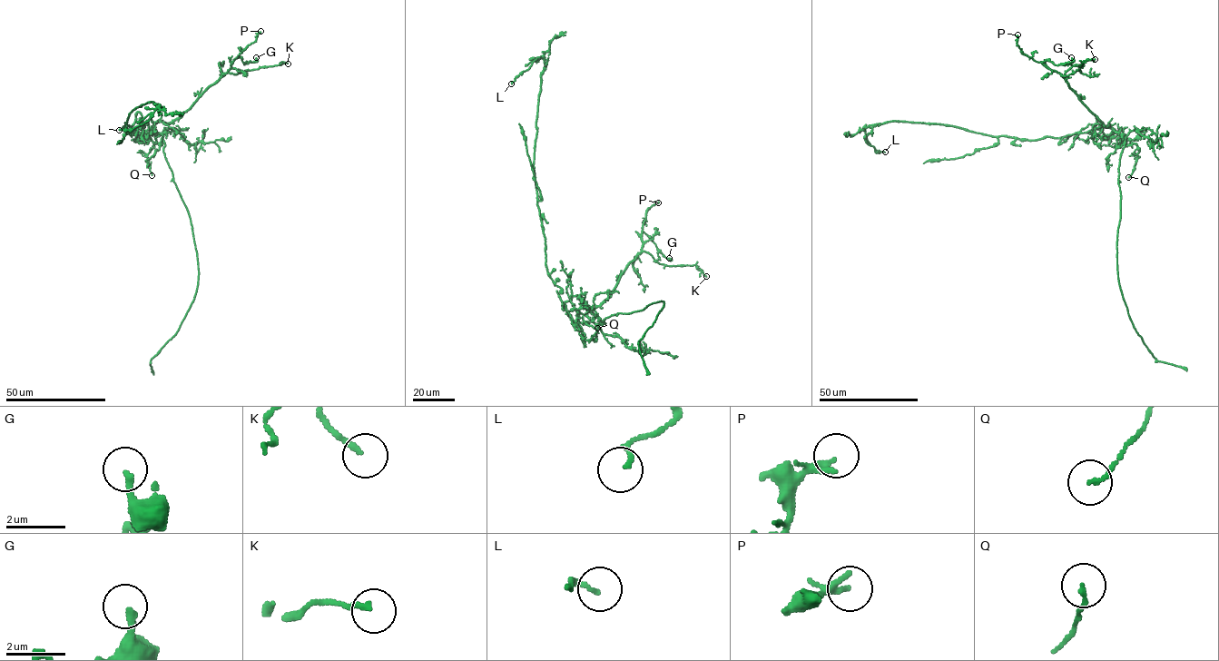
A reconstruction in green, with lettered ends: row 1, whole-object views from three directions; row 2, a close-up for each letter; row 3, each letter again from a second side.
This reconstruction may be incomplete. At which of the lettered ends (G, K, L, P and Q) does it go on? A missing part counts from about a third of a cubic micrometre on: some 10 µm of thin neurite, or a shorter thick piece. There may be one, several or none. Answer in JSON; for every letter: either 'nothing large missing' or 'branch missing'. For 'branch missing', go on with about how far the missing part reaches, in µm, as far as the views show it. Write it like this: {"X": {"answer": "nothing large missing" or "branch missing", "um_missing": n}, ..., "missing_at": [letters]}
{"G": {"answer": "nothing large missing"}, "K": {"answer": "nothing large missing"}, "L": {"answer": "nothing large missing"}, "P": {"answer": "nothing large missing"}, "Q": {"answer": "nothing large missing"}, "missing_at": []}

